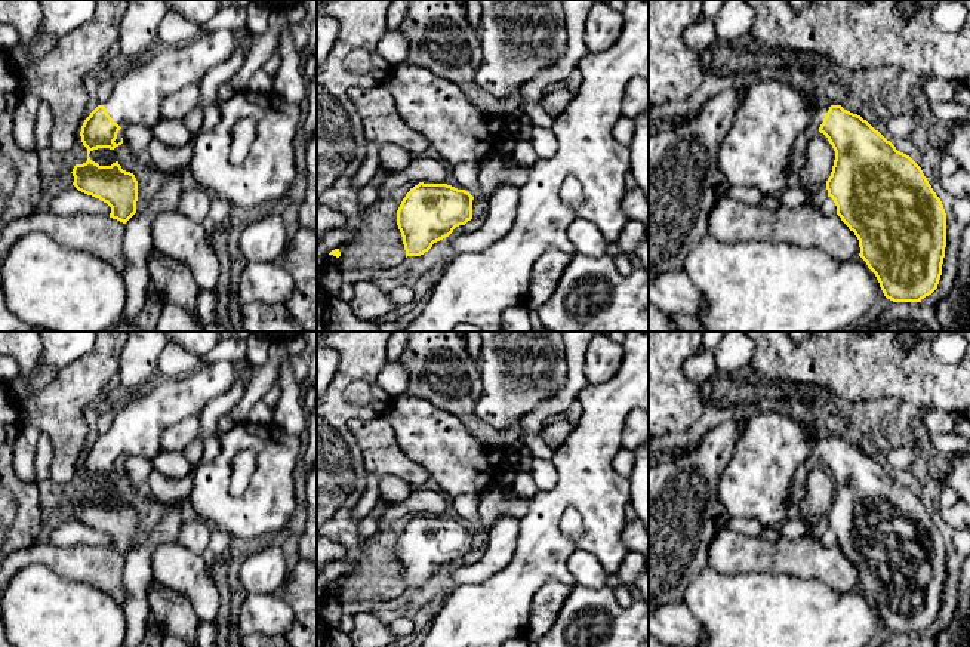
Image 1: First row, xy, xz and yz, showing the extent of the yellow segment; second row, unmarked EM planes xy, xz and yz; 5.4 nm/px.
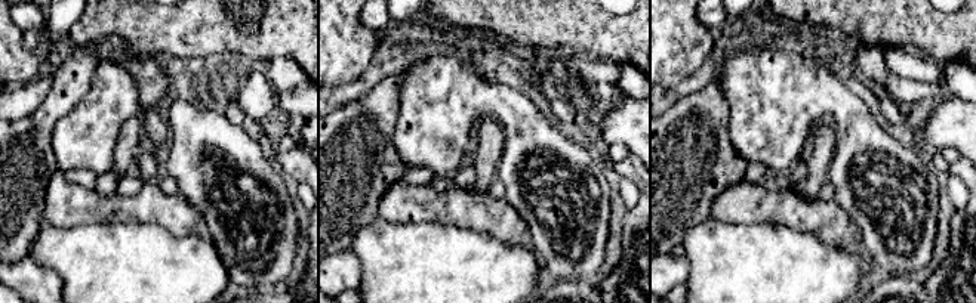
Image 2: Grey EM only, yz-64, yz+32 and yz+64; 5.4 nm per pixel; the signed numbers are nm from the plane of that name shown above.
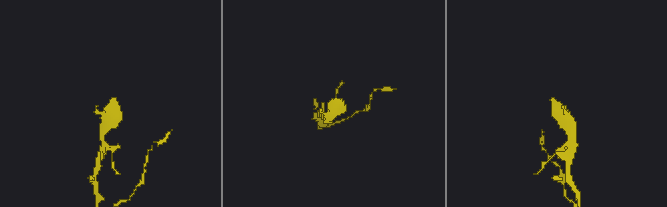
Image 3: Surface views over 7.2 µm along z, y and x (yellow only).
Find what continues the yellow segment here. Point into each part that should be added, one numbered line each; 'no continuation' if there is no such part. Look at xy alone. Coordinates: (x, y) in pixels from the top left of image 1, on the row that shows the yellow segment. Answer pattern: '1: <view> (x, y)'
1: xy (139, 88)

